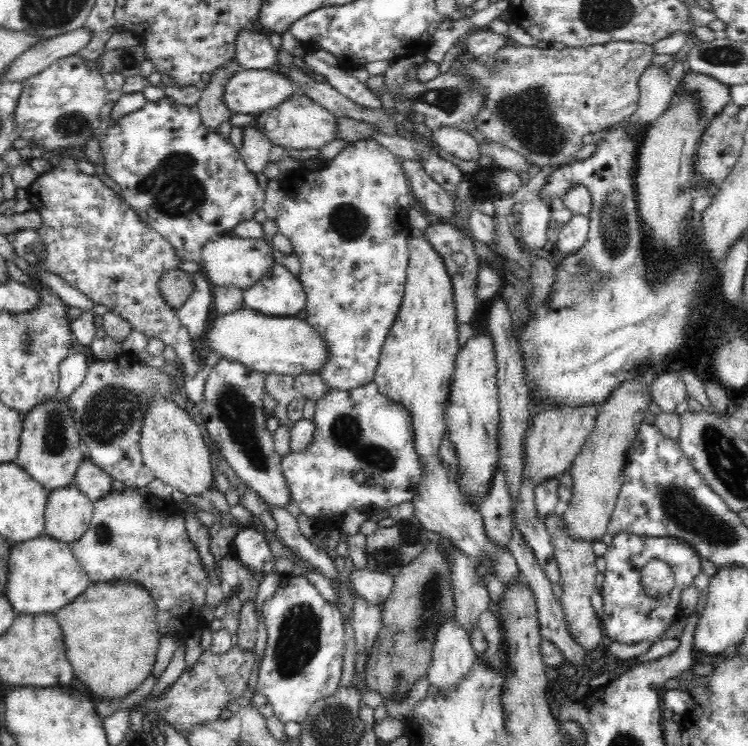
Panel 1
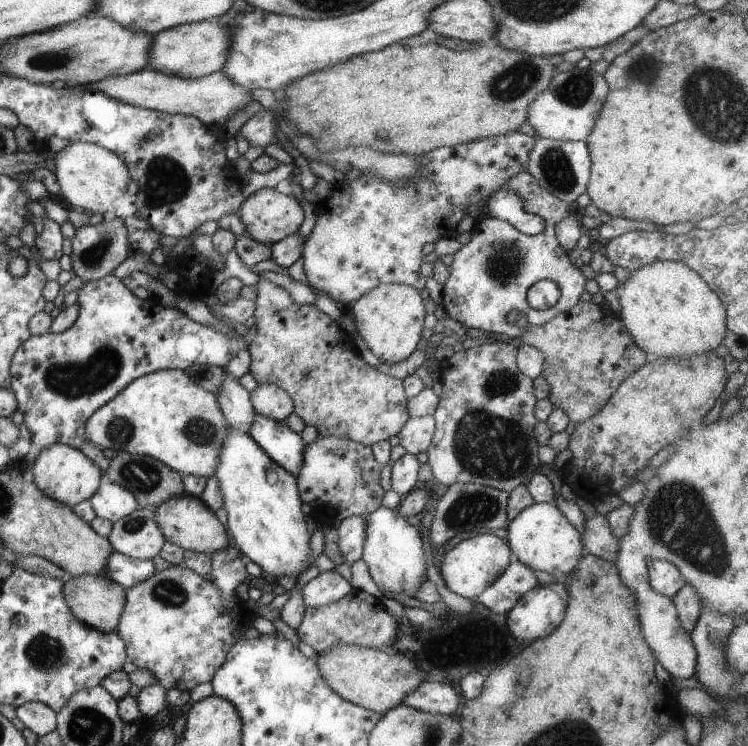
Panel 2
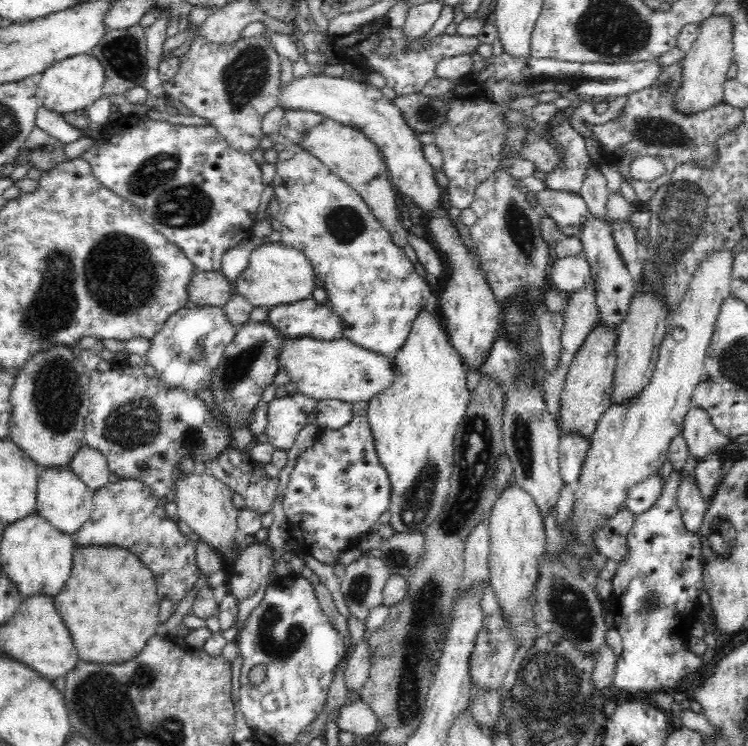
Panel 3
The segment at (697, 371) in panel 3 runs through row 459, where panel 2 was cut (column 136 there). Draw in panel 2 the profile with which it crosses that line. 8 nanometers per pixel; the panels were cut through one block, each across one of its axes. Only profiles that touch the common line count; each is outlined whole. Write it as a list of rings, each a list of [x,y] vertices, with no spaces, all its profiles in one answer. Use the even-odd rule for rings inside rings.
[[[172,565],[155,571],[147,580],[124,589],[124,608],[116,632],[125,642],[125,656],[137,668],[149,670],[163,690],[190,691],[198,684],[211,682],[217,668],[225,662],[227,652],[235,642],[235,626],[231,610],[223,606],[219,590],[211,580],[182,565]]]

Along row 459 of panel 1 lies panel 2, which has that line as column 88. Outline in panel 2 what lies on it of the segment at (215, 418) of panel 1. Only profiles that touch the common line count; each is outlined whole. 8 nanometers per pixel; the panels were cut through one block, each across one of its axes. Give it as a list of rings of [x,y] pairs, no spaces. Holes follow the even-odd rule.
[[[111,215],[94,218],[90,225],[76,228],[75,234],[71,237],[71,244],[69,254],[71,271],[83,282],[109,275],[120,262],[125,260],[129,252],[127,230],[123,226],[123,219]]]

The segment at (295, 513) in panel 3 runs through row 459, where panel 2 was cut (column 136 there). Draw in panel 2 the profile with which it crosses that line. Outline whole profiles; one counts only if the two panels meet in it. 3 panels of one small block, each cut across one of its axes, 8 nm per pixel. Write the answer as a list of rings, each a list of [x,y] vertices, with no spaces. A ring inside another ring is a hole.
[[[111,274],[85,282],[76,293],[79,312],[75,322],[59,334],[47,332],[39,336],[30,335],[17,348],[9,367],[12,379],[8,389],[16,396],[17,410],[23,414],[22,422],[29,431],[30,442],[37,448],[62,444],[79,450],[89,416],[139,376],[167,369],[185,370],[193,364],[213,364],[225,369],[237,352],[248,348],[243,336],[235,332],[225,336],[211,326],[189,320],[187,314],[179,312],[177,308],[162,304],[153,304],[149,308],[149,300],[135,297],[121,283],[121,279]]]

